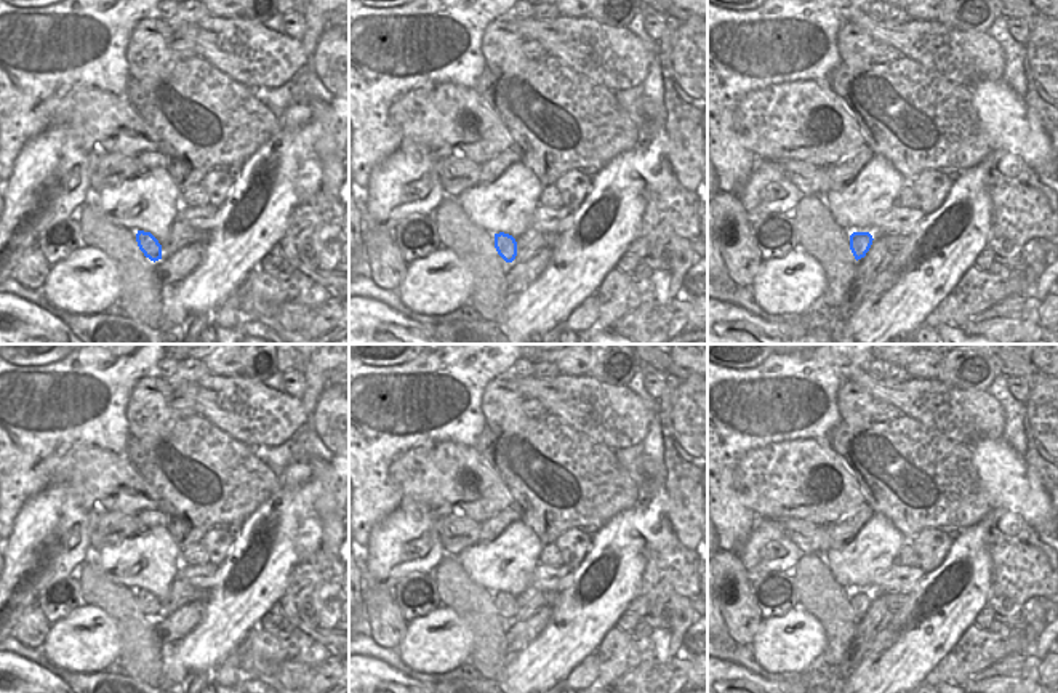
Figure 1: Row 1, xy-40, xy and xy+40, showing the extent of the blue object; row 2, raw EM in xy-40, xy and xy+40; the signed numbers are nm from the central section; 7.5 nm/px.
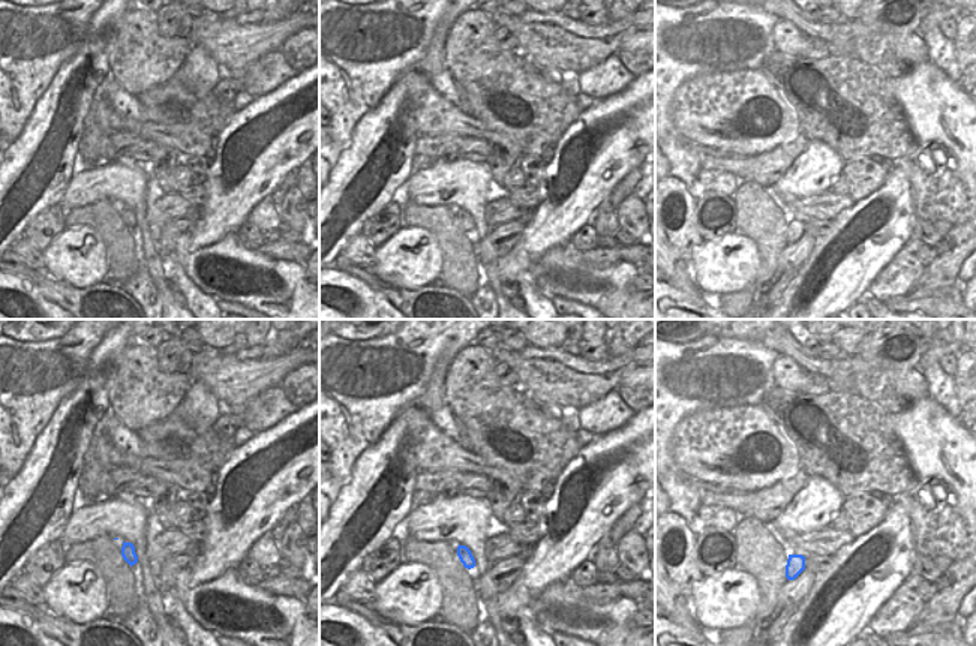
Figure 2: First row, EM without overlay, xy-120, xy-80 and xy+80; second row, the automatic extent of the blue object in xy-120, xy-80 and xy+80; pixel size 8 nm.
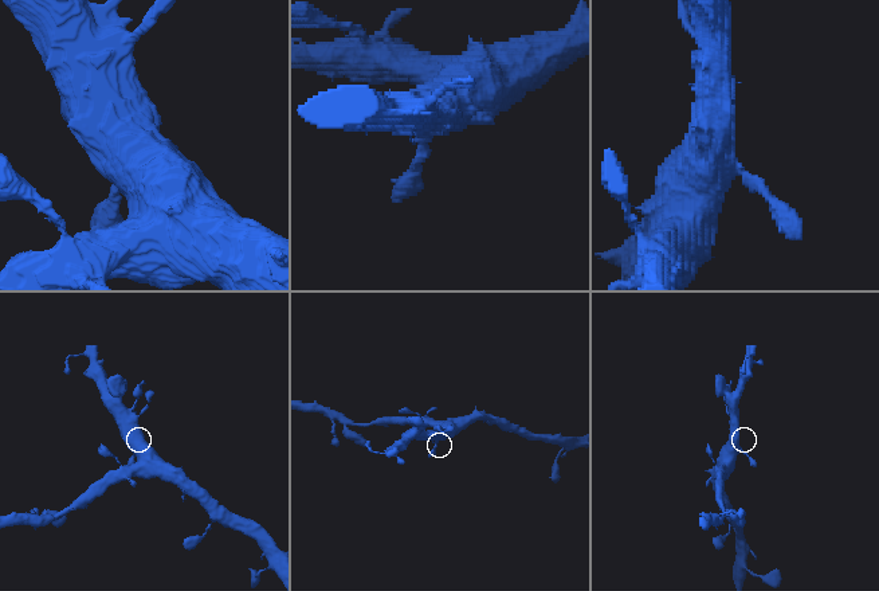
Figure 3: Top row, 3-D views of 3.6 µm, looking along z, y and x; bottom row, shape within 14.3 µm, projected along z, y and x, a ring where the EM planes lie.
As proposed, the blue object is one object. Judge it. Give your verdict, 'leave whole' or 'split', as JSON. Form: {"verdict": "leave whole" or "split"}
{"verdict": "leave whole"}

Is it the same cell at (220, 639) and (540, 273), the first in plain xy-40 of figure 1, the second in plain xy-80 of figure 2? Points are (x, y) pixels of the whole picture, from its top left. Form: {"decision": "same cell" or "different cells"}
{"decision": "different cells"}

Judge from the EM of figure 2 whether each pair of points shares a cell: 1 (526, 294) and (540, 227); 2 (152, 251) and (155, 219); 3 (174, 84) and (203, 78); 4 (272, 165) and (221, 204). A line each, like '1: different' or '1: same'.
1: different
2: different
3: same
4: same

